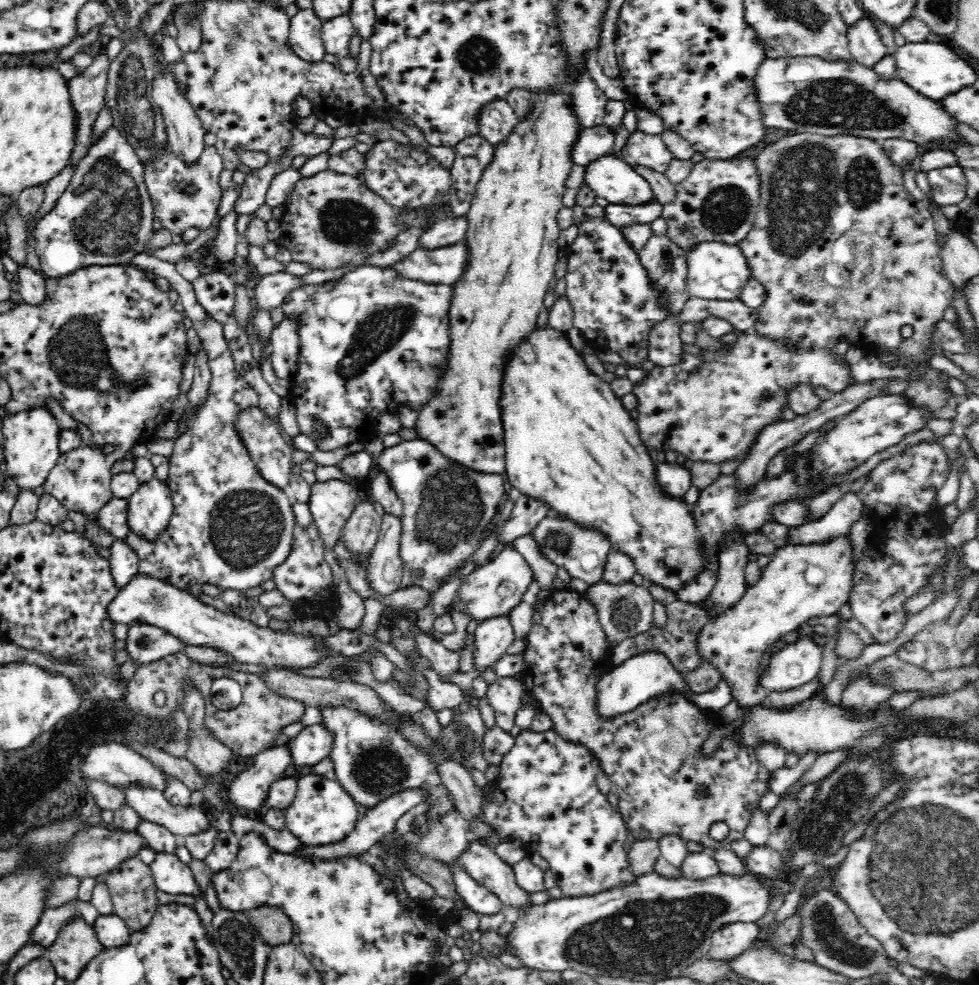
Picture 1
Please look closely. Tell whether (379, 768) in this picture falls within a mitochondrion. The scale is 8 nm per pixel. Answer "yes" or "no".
yes

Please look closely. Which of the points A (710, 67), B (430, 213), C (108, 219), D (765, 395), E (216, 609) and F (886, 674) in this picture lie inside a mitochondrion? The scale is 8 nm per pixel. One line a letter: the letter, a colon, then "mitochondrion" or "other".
A: other
B: other
C: mitochondrion
D: mitochondrion
E: other
F: mitochondrion

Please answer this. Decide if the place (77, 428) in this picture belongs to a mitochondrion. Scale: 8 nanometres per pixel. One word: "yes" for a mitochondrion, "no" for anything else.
no

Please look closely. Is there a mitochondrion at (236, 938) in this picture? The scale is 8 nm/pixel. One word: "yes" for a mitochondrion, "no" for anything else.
yes

